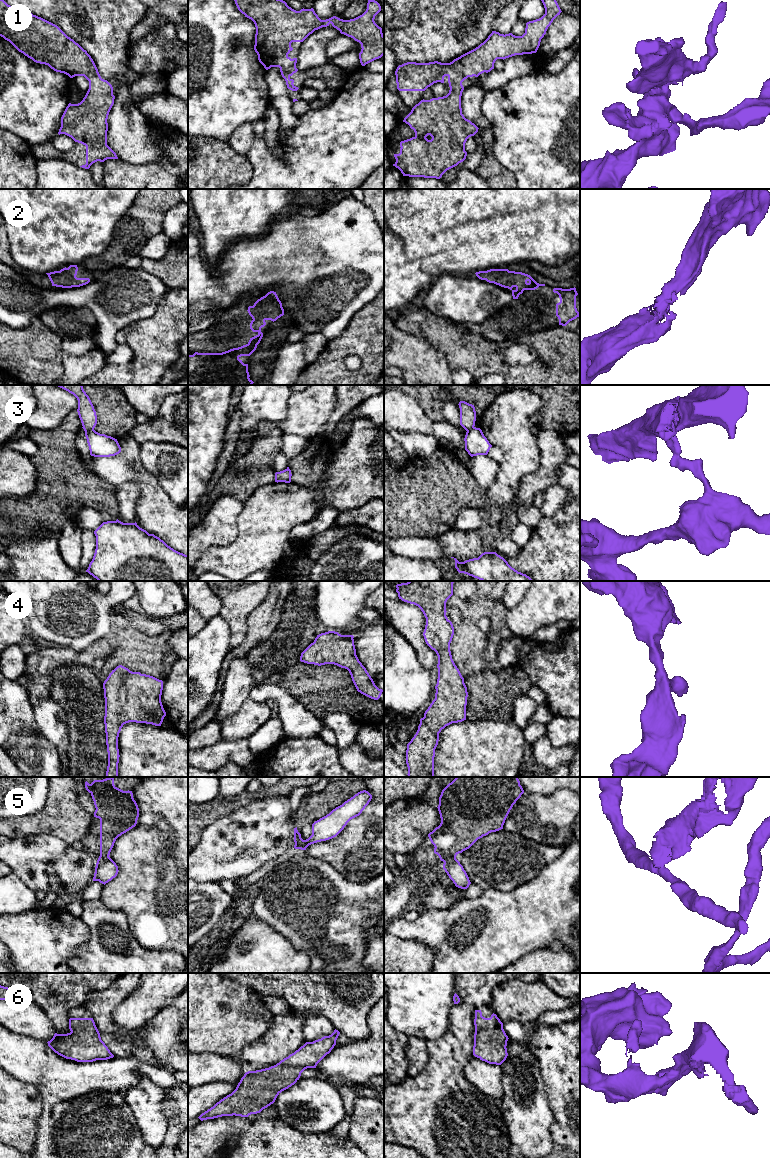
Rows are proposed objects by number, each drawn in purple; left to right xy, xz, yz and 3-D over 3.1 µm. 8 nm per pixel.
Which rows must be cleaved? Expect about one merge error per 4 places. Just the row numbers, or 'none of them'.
3, 5

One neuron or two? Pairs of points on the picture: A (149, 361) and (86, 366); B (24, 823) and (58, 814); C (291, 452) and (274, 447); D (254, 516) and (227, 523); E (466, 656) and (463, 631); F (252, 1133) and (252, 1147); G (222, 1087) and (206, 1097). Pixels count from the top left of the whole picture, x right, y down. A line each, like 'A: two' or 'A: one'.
A: two
B: one
C: two
D: two
E: one
F: one
G: one

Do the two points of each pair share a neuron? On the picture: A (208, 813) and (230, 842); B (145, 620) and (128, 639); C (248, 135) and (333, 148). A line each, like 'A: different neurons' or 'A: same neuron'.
A: different neurons
B: different neurons
C: different neurons

